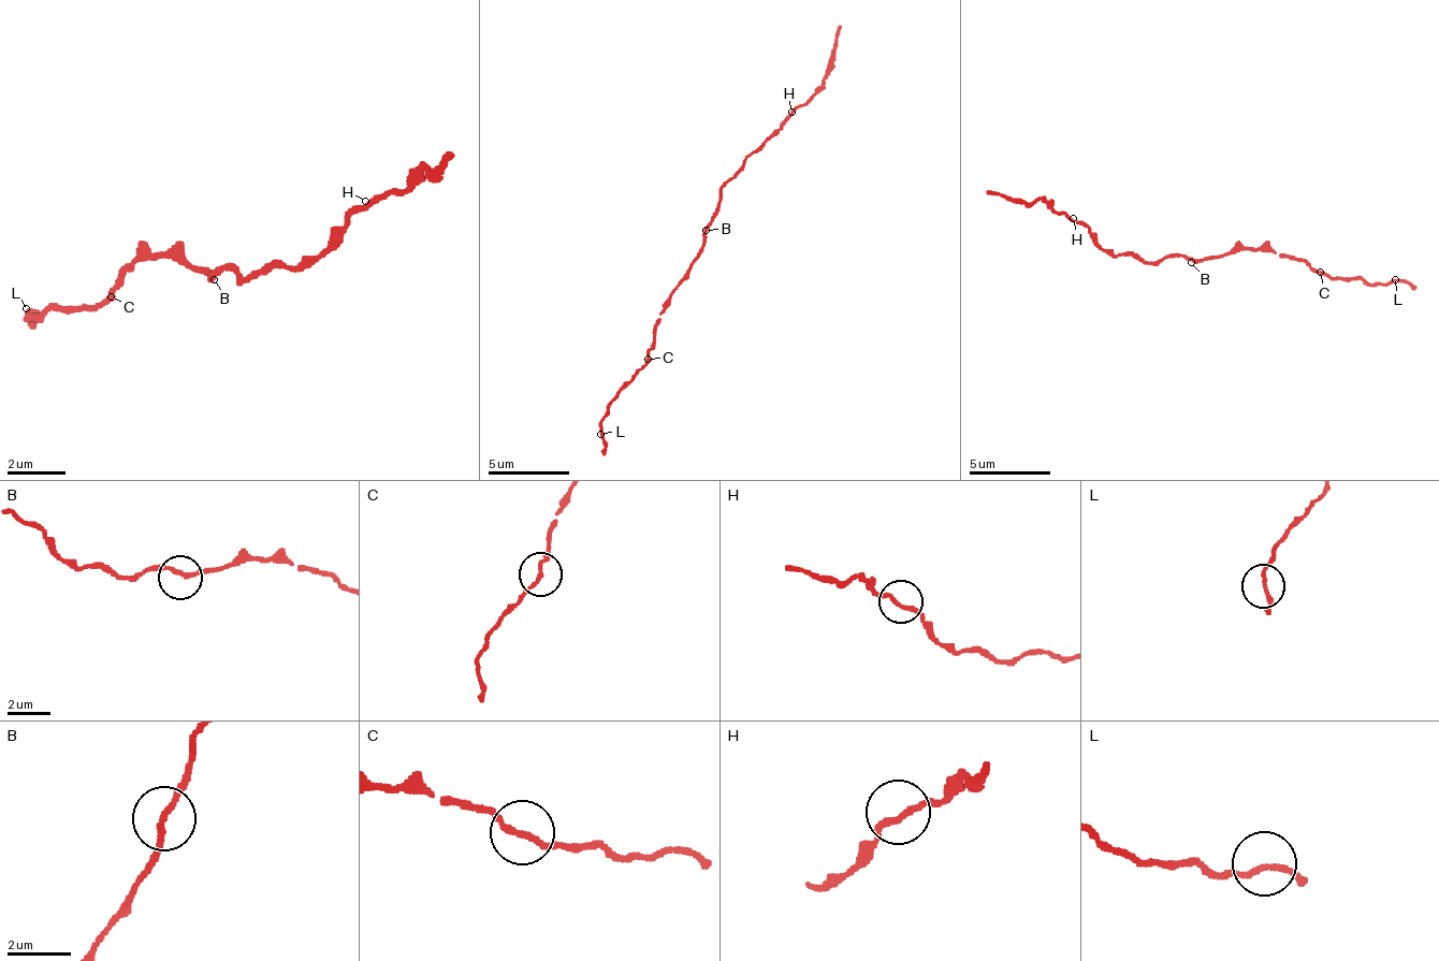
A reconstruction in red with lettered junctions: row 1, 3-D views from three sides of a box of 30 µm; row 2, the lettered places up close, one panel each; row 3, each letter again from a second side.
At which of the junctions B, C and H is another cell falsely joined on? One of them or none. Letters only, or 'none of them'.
none of them

